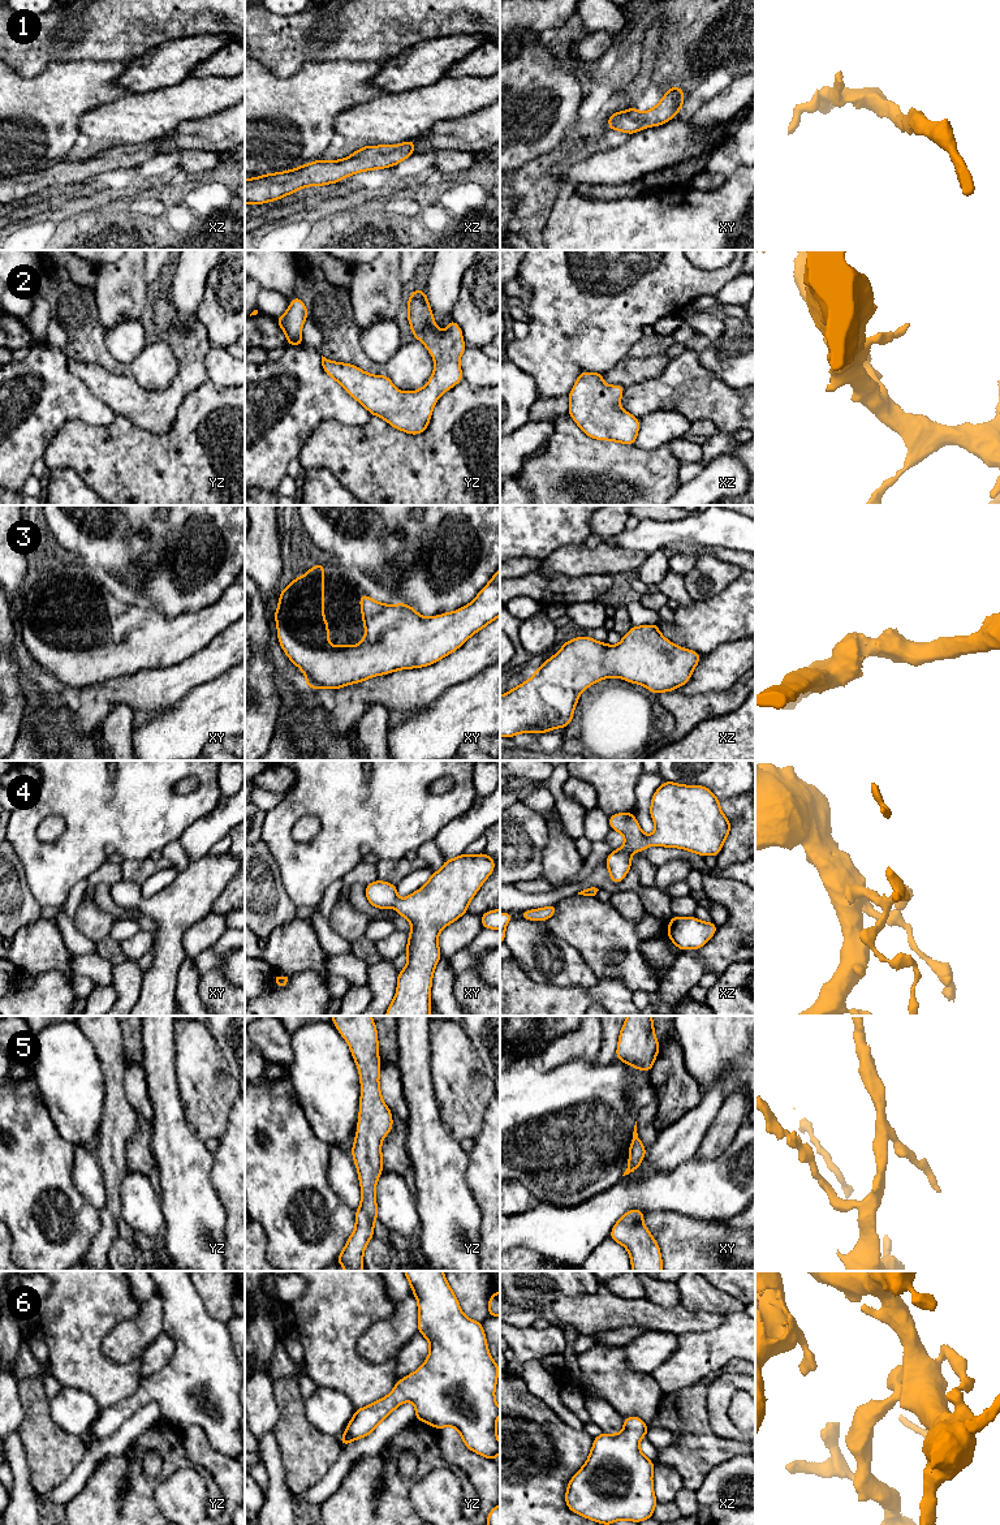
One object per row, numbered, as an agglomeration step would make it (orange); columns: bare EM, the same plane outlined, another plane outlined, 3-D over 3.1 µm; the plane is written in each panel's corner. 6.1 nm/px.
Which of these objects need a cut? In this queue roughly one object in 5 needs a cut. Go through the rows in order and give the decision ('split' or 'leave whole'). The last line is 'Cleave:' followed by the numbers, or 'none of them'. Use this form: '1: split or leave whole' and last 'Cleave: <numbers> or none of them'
1: leave whole
2: leave whole
3: leave whole
4: leave whole
5: leave whole
6: leave whole
Cleave: none of them

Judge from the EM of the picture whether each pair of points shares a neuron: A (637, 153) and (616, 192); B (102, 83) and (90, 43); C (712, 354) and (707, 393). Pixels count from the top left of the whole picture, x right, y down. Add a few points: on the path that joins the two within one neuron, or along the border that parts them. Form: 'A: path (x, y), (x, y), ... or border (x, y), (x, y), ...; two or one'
A: border (641, 179), (615, 185), (589, 185); two
B: border (64, 61), (117, 60), (125, 63); two
C: border (697, 353), (698, 360), (706, 367), (735, 387); two

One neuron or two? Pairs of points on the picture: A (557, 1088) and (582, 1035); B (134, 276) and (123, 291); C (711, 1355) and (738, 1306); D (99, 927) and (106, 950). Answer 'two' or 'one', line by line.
A: two
B: one
C: two
D: two

